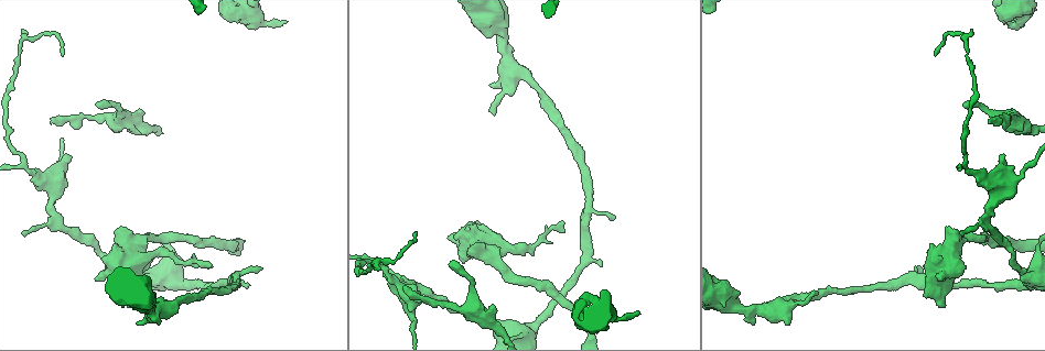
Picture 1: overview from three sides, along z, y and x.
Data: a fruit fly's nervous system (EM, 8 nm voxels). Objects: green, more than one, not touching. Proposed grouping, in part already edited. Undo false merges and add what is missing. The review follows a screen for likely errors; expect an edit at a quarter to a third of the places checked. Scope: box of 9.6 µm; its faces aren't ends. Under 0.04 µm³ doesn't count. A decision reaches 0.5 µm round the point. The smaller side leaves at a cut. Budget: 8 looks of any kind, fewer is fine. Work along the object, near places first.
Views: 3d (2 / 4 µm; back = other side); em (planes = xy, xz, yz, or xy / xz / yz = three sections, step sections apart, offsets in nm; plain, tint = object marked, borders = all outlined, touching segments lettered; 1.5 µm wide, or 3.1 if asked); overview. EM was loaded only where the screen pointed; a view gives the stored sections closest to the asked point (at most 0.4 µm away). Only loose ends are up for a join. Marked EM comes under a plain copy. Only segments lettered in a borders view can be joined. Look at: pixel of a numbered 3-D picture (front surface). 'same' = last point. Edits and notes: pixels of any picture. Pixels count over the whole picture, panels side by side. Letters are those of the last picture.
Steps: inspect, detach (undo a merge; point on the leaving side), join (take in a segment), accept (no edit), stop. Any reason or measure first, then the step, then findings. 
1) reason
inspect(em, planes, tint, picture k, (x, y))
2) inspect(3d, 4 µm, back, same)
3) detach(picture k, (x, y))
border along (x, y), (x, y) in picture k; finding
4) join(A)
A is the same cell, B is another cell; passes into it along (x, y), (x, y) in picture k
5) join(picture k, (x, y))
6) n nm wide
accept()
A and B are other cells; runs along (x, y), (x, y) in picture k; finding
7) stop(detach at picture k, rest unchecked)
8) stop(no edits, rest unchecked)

calibre changes
inspect(3d, 4 µm, picture 1, (1022, 277))

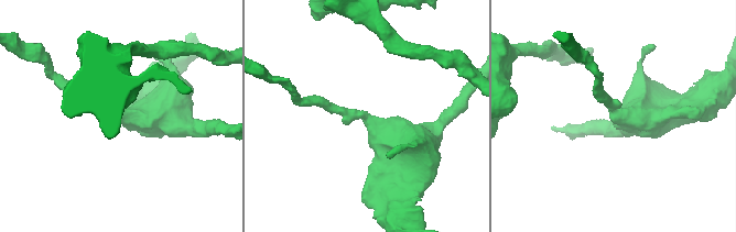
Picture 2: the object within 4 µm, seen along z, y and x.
inspect(em, planes, borders, picture 2, (366, 121))

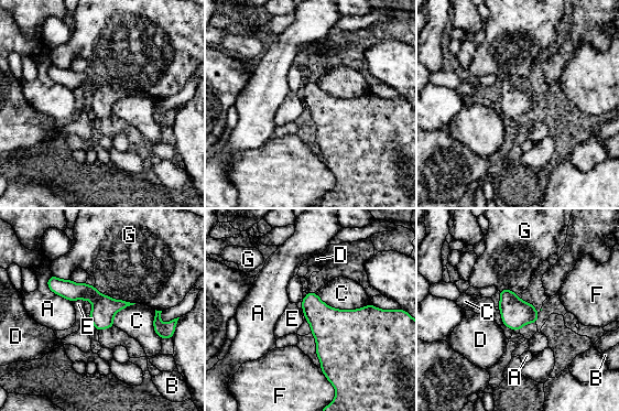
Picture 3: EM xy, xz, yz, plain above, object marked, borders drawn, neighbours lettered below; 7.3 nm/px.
180 nm wide
accept()
A, B, C, D, E, F and G are other cells; runs along (51, 281), (123, 304) in picture 3; continuous, no second cell

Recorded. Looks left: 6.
inspect(em, planes, borders, picture 1, (50, 121))

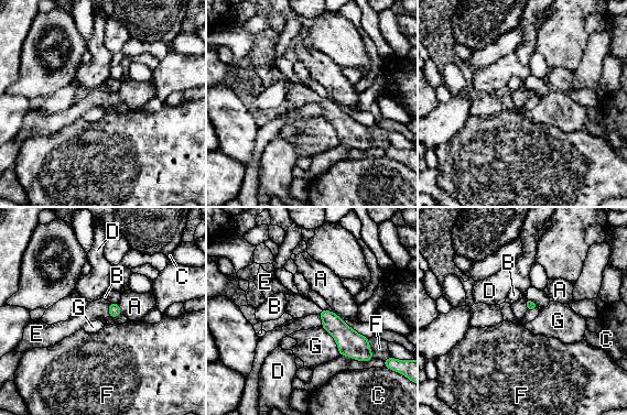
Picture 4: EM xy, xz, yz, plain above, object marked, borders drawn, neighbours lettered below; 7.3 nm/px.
join(E)
E is the same cell, A, B, C, D, F and G are other cells; passes into it along (115, 310), (109, 309), (99, 309) in picture 4; the cell continues

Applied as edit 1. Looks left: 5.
inspect(overview)

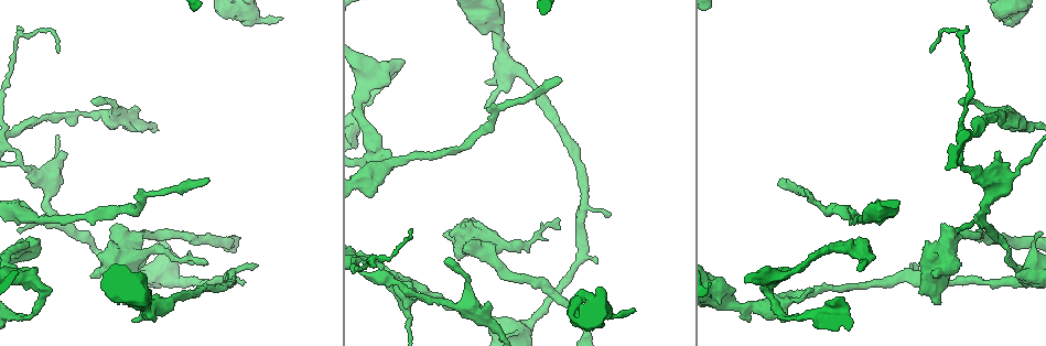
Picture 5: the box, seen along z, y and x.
branch stops here
inspect(3d, 4 µm, picture 5, (411, 230))

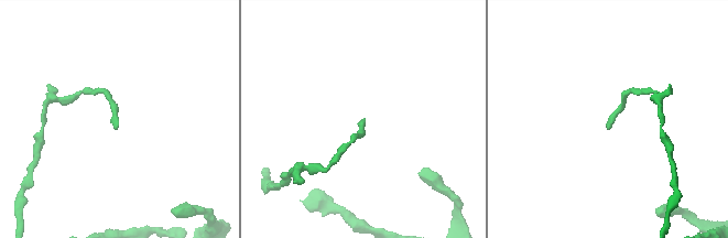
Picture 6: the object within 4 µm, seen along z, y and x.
need the tissue
inspect(em, planes, tint, picture 6, (364, 120))

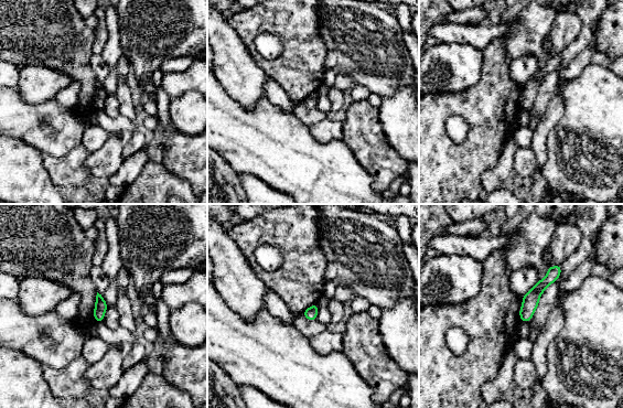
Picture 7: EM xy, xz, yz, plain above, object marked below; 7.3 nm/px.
what lies round it
inspect(em, planes, borders, same)

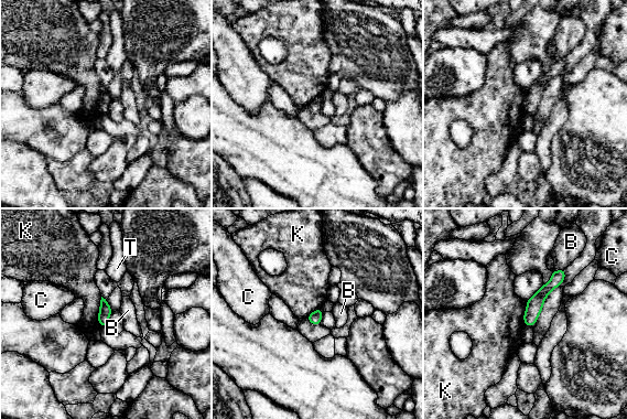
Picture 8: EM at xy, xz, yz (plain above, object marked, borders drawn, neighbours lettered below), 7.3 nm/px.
accept()
B, C, K and T are other cells; runs along (561, 272), (537, 300), (528, 322) in picture 8; no lettered segment goes on from it

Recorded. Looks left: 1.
stop(join at picture 4, rest unchecked)

